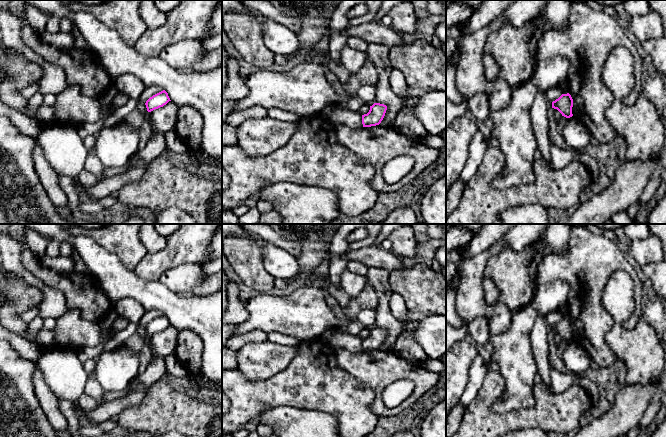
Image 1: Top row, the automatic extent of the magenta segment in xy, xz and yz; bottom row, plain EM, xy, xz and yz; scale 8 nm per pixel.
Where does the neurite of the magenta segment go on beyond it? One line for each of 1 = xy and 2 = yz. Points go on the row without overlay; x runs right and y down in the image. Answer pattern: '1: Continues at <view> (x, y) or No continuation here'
1: No continuation here
2: No continuation here

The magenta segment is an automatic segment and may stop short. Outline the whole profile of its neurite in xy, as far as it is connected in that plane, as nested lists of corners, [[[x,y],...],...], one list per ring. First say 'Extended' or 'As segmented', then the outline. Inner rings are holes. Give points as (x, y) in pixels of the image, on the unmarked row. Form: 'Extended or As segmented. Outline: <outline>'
As segmented. Outline: [[[163,314],[155,319],[153,319],[152,321],[150,321],[145,329],[147,332],[148,336],[151,336],[155,333],[158,333],[160,331],[163,331],[164,329],[166,329],[170,324],[168,317]]]

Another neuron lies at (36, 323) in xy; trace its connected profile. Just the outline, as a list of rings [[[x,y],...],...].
[[[37,315],[32,316],[27,326],[27,335],[25,336],[25,338],[31,341],[31,339],[38,334],[42,327],[43,327],[42,318]]]

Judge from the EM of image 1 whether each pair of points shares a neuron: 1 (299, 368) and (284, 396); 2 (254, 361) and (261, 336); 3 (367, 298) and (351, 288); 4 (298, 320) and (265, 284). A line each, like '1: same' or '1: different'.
1: same
2: different
3: different
4: different

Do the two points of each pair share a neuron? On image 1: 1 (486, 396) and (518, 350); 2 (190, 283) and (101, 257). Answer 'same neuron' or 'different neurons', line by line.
1: different neurons
2: different neurons

